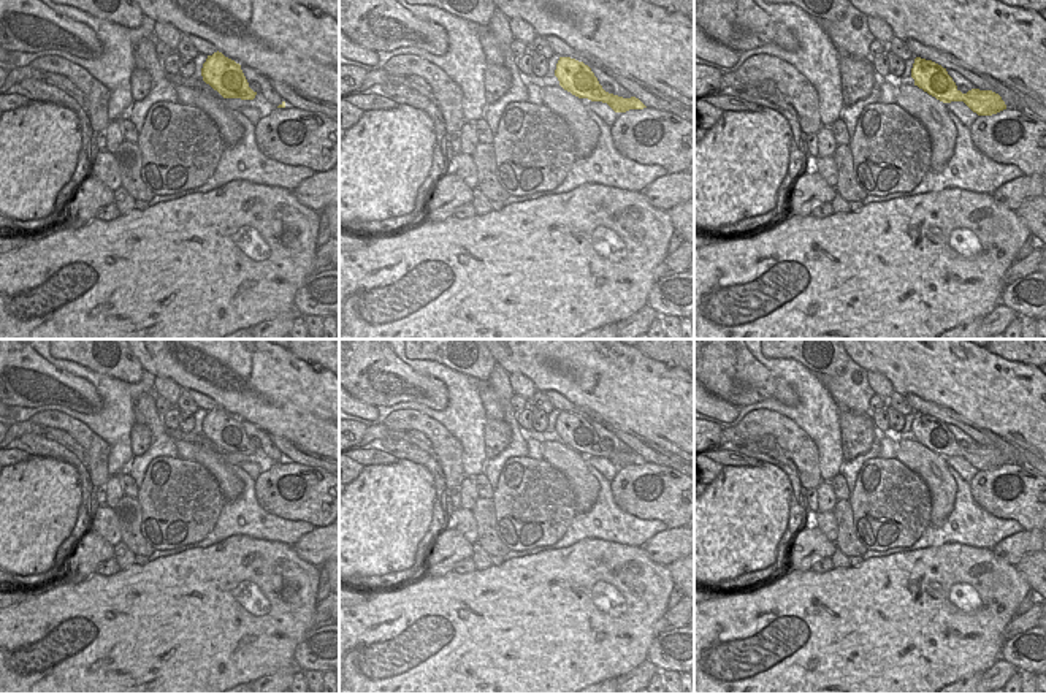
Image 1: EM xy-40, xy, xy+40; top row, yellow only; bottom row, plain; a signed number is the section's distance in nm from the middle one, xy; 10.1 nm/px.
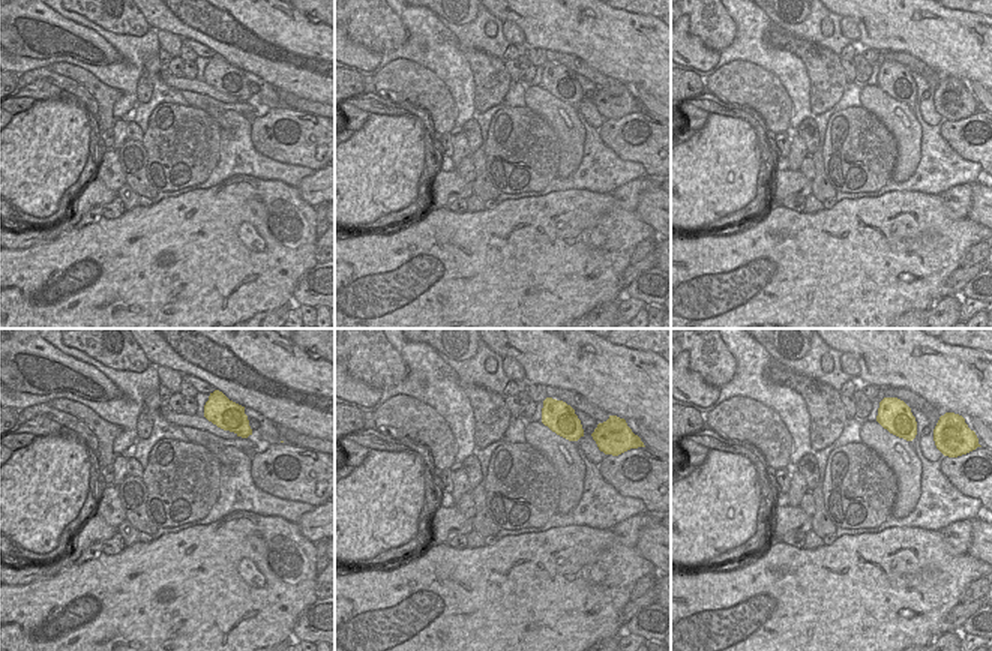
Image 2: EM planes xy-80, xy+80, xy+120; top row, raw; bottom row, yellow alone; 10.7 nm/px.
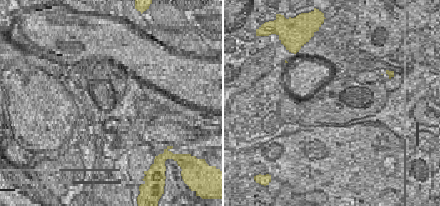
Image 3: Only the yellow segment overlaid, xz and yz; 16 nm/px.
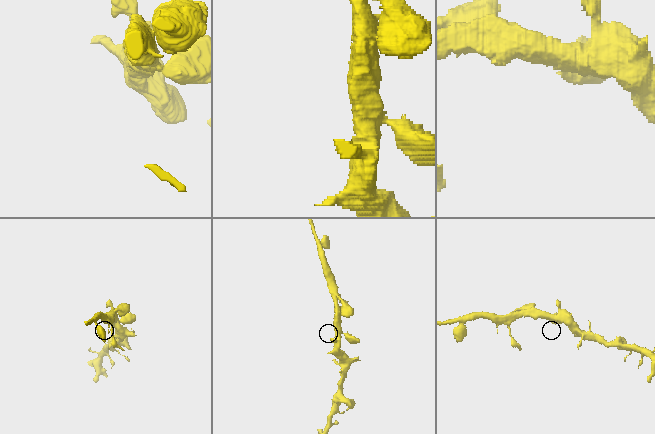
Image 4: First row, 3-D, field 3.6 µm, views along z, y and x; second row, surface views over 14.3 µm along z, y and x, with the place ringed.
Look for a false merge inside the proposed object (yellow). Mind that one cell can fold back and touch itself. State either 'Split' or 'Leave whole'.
Leave whole

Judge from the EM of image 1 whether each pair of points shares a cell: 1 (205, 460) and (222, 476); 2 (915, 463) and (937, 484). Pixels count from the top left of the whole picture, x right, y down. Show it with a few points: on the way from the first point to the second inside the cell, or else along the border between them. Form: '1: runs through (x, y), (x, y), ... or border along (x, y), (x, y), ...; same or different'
1: runs through (209, 463), (217, 471); same
2: runs through (920, 466), (932, 479); same

